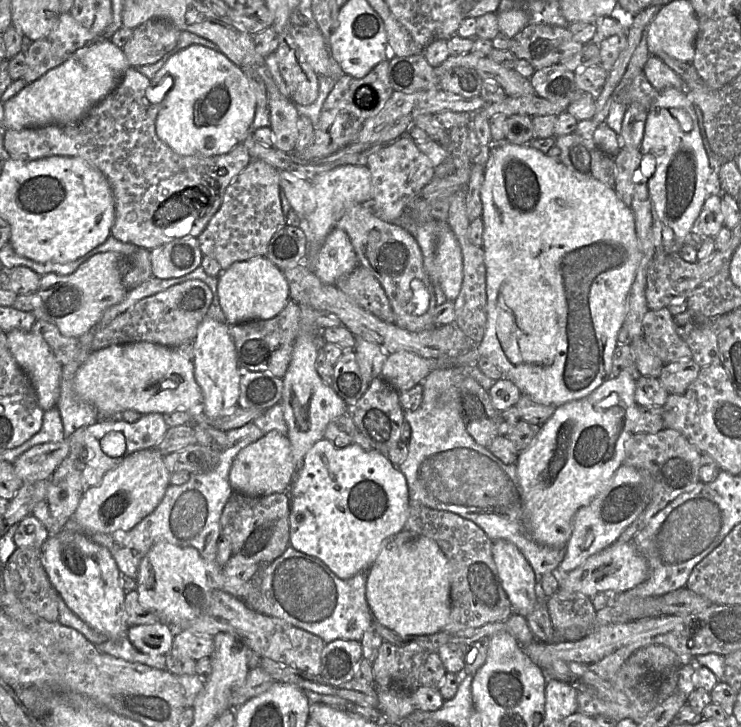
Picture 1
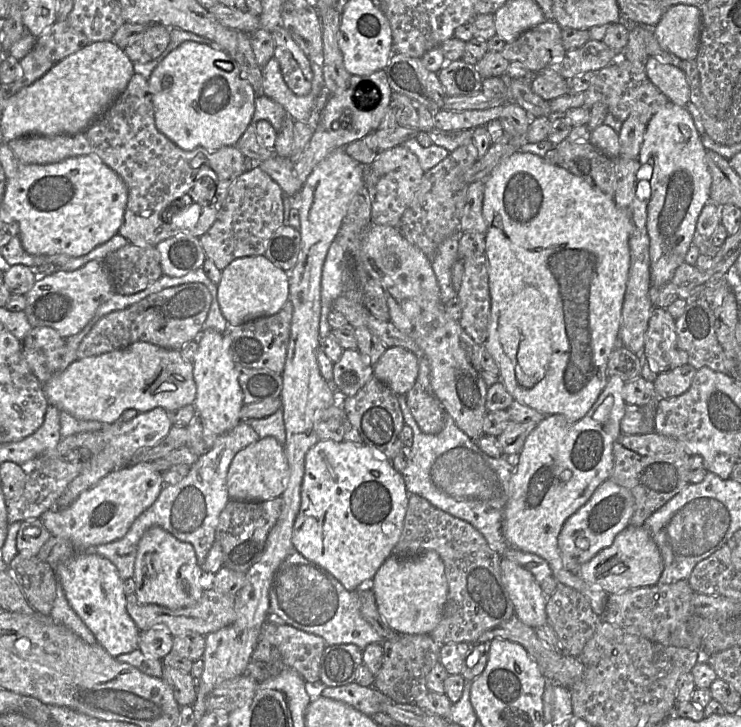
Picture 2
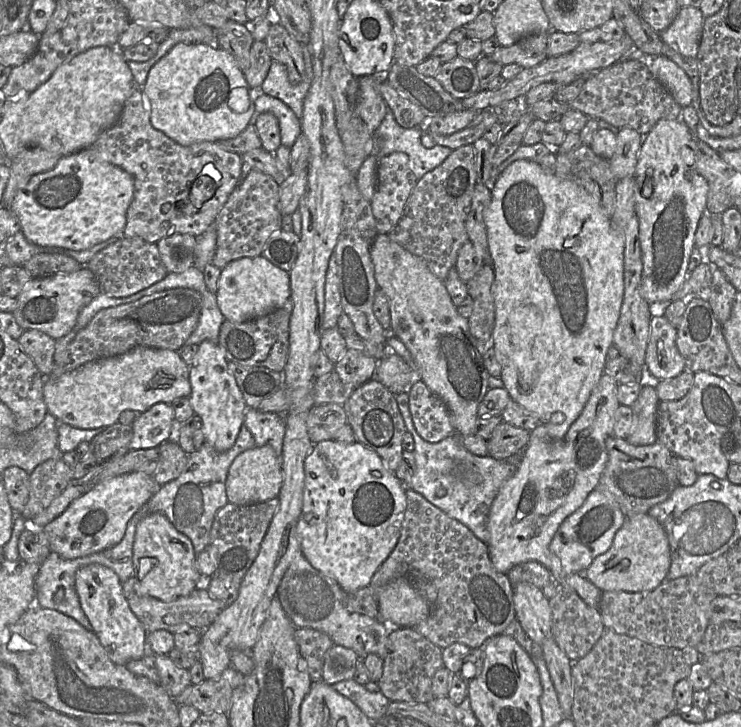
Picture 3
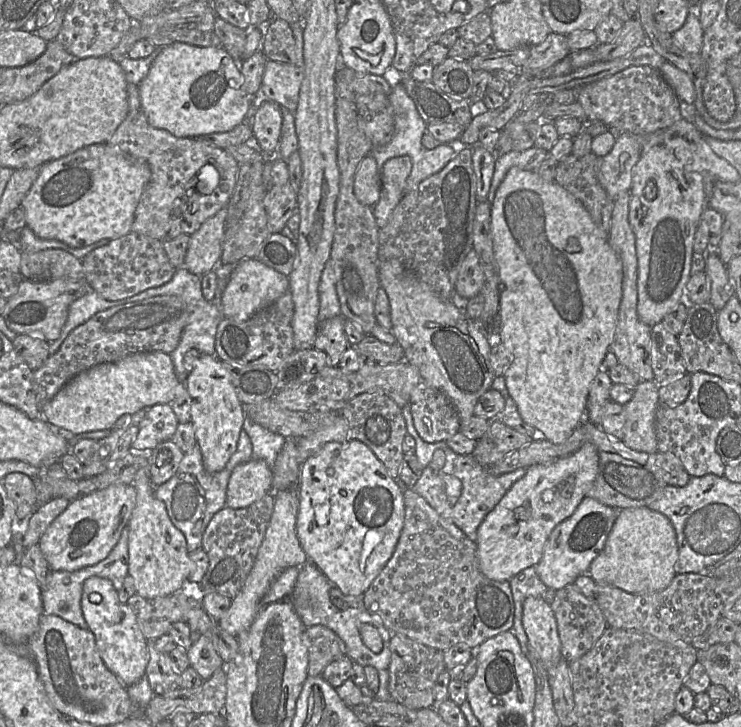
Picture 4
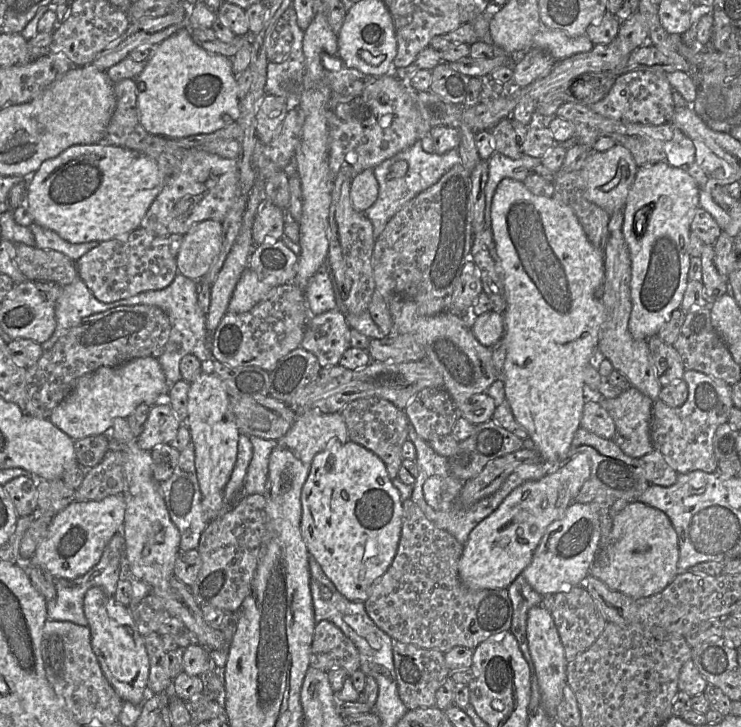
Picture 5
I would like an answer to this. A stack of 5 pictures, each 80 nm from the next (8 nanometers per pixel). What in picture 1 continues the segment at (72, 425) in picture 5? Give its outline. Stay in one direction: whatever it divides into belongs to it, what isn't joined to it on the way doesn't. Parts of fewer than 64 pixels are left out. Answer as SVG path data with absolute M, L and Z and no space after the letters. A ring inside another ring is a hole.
M134 342L111 345L91 352L74 377L74 390L82 401L97 409L101 420L122 417L125 410L133 409L142 415L172 413L176 410L201 408L203 393L194 377L193 361L186 358L178 347L166 347L152 342Z

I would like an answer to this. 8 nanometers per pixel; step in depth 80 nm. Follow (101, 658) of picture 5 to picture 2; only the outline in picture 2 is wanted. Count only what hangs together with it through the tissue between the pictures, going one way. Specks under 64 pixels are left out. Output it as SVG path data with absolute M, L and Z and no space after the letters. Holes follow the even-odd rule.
M76 552L55 567L55 574L70 606L109 655L116 658L139 649L141 631L127 612L124 580L110 560L98 554Z

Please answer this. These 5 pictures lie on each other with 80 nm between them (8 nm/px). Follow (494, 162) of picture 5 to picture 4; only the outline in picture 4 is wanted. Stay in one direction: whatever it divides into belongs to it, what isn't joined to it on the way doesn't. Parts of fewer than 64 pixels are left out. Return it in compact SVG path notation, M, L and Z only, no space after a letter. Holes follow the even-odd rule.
M533 146L524 151L512 150L504 155L496 157L494 173L487 196L487 201L490 201L489 205L492 205L496 191L510 168L516 166L523 170L537 171L540 164L548 156L549 152Z

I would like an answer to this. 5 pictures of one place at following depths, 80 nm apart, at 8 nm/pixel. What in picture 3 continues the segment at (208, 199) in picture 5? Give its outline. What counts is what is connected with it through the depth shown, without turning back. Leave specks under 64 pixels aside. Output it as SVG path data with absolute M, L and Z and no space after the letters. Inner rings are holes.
M139 86L133 89L125 102L118 122L101 133L91 147L97 149L110 163L128 172L134 179L134 196L127 210L127 222L121 237L141 238L150 243L157 243L160 239L174 234L201 235L215 221L217 214L239 184L247 166L244 165L241 155L225 150L216 142L198 142L190 146L182 146L162 131L155 129L150 121L150 110L146 97ZM206 164L215 166L221 174L221 180L214 196L197 209L192 202L189 202L192 197L190 188L198 176L207 176L201 173L201 169Z

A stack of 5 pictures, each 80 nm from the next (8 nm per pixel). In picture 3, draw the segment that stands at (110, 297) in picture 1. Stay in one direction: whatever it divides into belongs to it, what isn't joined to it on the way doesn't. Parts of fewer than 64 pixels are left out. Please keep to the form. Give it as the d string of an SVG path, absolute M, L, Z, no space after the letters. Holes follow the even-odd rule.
M82 266L75 272L30 281L16 297L18 306L12 314L24 330L36 329L57 340L72 330L81 309L100 293L94 273L87 266Z

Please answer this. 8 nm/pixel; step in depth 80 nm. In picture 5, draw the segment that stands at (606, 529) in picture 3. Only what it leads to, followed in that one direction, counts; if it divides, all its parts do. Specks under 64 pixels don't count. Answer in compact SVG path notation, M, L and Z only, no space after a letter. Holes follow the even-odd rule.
M573 502L564 516L553 522L533 553L531 563L521 573L540 595L555 595L573 586L581 586L600 549L601 529L597 513L588 503Z

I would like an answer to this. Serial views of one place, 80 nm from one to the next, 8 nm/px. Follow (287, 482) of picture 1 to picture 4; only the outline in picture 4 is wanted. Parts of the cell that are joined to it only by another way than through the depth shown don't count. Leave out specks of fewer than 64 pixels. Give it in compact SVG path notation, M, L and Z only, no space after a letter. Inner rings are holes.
M251 459L237 465L228 481L226 505L233 509L250 506L267 493L272 493L272 480L273 471L263 460Z

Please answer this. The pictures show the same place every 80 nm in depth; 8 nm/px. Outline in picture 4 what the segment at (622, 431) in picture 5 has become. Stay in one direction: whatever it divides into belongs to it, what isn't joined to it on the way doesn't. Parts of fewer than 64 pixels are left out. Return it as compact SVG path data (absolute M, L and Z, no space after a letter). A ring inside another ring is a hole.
M641 381L635 388L632 399L623 405L625 412L622 442L630 449L656 453L656 411L660 403L659 385L654 381Z

